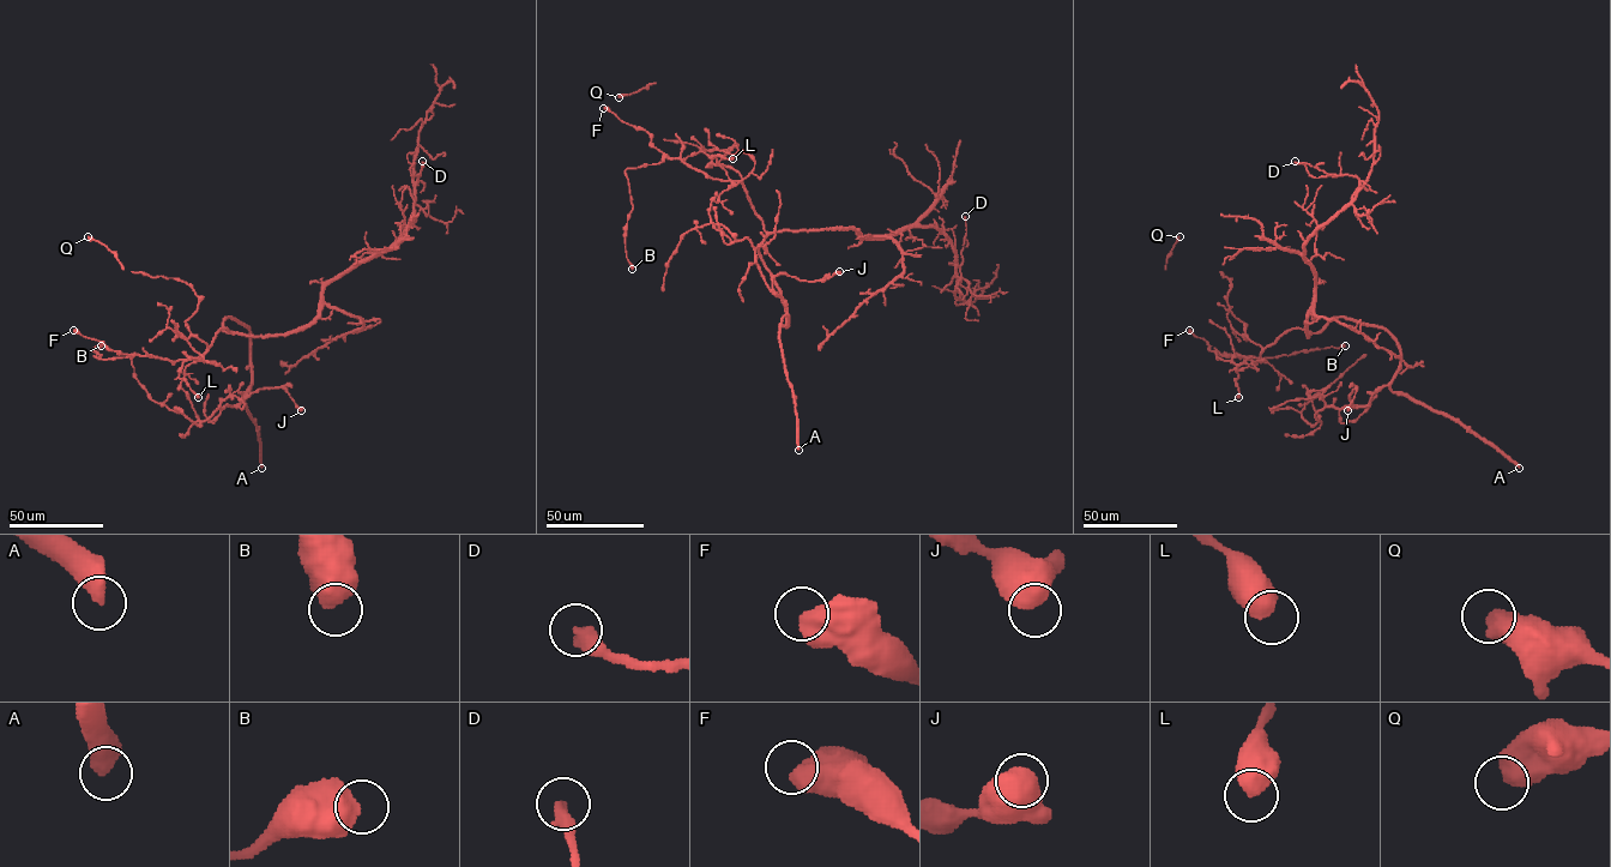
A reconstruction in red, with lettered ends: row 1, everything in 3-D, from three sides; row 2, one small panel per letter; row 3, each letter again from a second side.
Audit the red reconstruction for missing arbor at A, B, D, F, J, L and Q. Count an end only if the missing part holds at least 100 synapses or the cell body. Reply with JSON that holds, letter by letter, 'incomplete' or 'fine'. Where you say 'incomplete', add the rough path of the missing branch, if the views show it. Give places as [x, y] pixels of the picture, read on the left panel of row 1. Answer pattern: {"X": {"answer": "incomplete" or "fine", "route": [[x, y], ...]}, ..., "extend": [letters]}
{"A": {"answer": "incomplete"}, "B": {"answer": "fine"}, "D": {"answer": "fine"}, "F": {"answer": "fine"}, "J": {"answer": "fine"}, "L": {"answer": "fine"}, "Q": {"answer": "fine"}, "extend": ["A"]}

